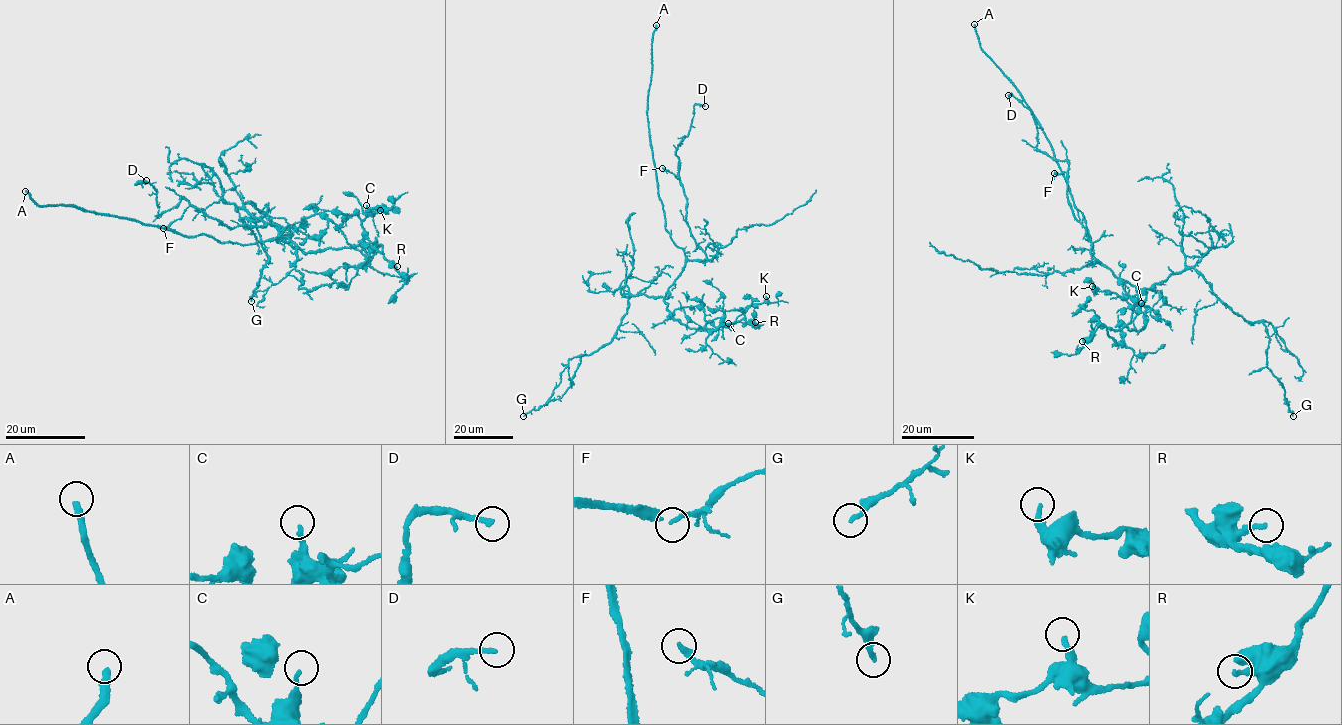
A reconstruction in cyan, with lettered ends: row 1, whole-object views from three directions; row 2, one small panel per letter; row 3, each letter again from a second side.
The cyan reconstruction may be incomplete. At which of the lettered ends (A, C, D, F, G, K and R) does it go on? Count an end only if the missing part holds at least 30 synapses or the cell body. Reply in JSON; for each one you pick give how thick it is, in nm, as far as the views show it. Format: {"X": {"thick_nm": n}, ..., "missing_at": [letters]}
{"A": {"thick_nm": 300}, "F": {"thick_nm": 190}, "missing_at": ["A", "F"]}

